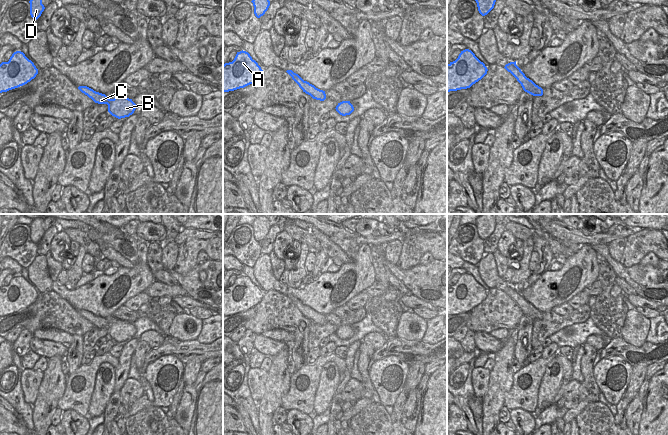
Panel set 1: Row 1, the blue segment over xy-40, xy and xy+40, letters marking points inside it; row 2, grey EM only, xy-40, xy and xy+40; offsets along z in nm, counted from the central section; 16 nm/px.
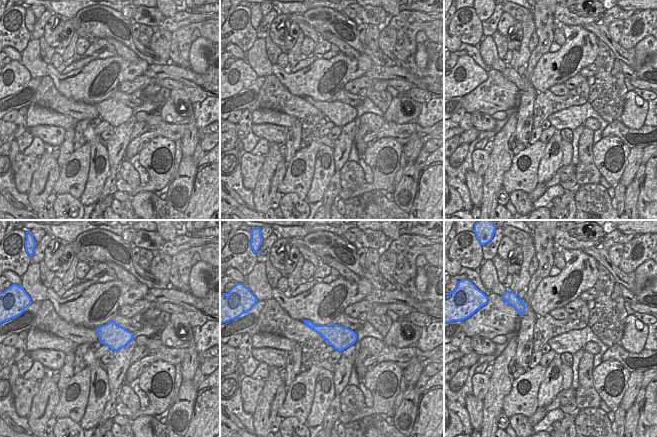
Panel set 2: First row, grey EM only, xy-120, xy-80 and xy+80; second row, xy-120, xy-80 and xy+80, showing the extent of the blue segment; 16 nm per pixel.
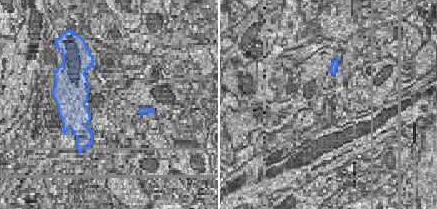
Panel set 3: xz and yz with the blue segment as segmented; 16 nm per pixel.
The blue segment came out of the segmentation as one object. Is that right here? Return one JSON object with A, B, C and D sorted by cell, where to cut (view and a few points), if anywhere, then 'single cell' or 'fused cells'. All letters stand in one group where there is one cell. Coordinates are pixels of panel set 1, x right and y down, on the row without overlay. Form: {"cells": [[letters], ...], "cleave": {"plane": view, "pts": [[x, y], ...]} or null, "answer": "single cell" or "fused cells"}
{"cells": [["A", "B", "C", "D"]], "cleave": null, "answer": "single cell"}

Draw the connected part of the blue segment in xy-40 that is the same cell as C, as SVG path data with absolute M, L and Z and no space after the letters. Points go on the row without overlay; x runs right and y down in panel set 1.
M79 310L78 313L95 327L107 328L108 336L118 343L129 341L136 333L136 328L127 321L118 319L114 323L109 323L105 318L96 316L87 310Z

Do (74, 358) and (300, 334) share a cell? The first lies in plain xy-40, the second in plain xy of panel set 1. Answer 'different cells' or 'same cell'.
same cell

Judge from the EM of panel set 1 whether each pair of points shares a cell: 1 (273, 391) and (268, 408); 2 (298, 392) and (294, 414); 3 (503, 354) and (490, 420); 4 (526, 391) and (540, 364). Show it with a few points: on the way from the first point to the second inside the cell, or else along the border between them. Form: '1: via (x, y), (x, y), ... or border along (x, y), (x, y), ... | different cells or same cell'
1: via (273, 395), (268, 404) | same cell
2: border along (287, 410), (298, 409), (310, 415) | different cells
3: via (502, 370), (501, 381), (492, 404) | same cell
4: via (532, 384), (535, 371) | same cell

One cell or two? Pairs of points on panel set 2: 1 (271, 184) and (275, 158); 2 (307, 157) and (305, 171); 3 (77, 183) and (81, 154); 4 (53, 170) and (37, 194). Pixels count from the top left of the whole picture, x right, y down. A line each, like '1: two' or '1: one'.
1: one
2: one
3: one
4: one

